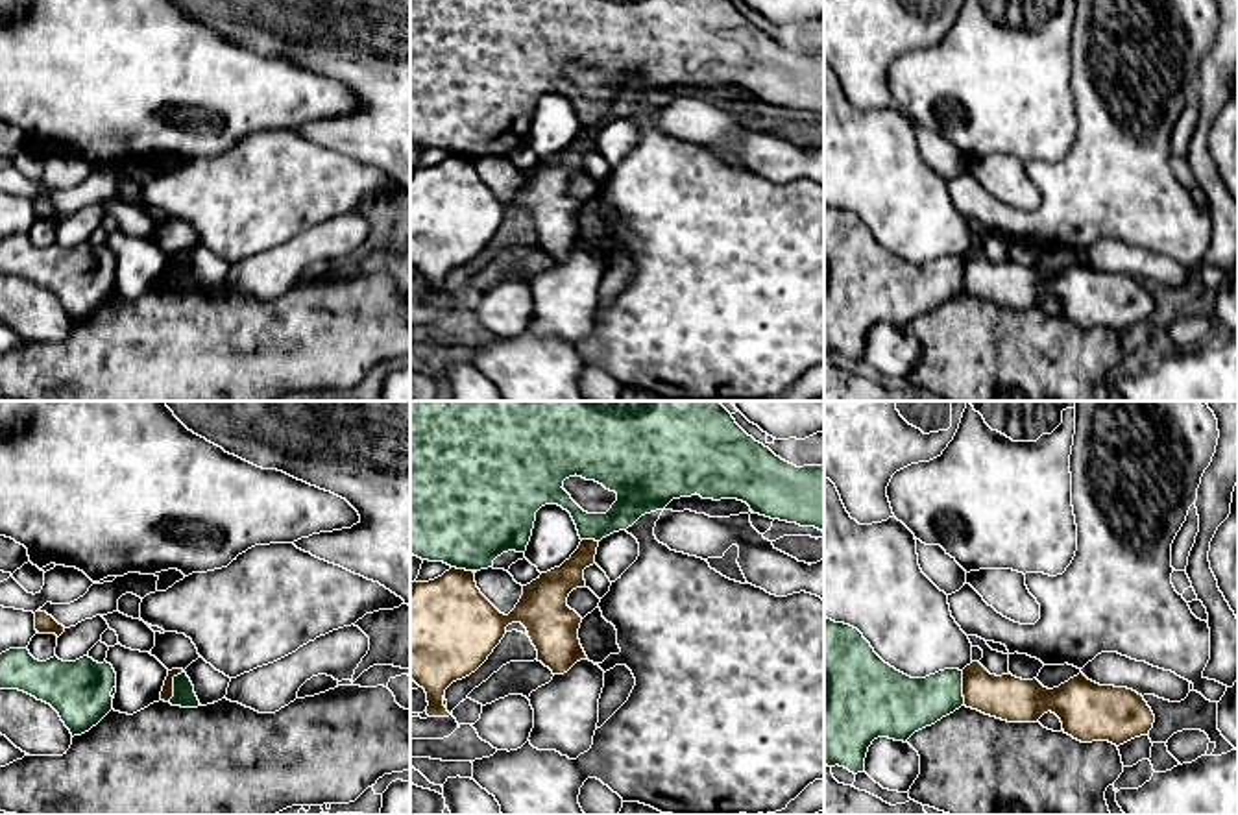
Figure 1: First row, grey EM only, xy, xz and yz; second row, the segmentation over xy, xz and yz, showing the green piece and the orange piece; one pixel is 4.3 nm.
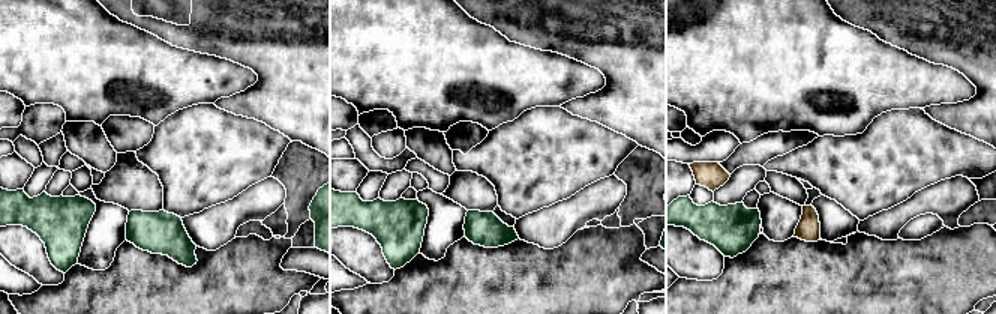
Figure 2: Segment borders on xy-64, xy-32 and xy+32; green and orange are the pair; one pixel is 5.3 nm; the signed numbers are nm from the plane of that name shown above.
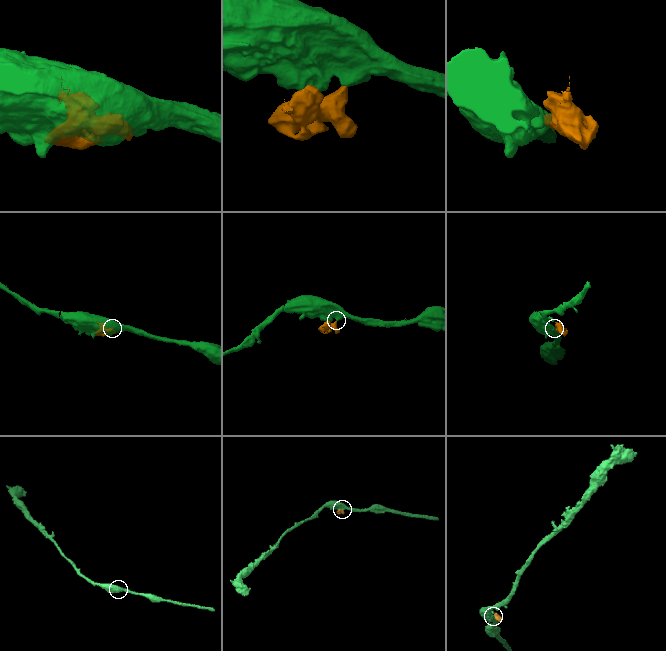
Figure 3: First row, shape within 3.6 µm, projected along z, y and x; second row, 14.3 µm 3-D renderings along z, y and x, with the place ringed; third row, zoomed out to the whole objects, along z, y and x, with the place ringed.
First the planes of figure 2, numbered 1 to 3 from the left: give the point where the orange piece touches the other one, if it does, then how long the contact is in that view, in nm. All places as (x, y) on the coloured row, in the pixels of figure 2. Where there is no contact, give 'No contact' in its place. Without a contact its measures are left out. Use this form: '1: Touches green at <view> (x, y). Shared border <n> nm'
1: No contact
2: No contact
3: No contact

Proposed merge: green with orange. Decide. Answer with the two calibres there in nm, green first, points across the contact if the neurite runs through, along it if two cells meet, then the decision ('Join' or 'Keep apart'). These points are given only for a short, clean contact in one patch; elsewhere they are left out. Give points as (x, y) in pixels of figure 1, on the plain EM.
Thickness 100 nm (green) against 60 nm. Keep apart

